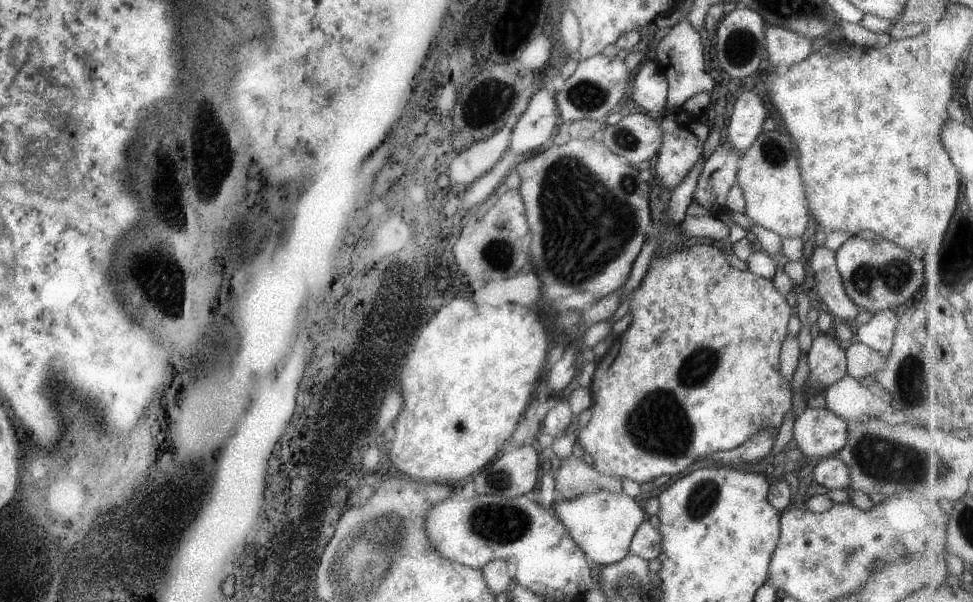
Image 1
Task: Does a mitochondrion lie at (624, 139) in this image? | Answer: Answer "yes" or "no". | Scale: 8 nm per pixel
yes

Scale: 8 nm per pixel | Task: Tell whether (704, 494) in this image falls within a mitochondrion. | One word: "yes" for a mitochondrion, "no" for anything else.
yes

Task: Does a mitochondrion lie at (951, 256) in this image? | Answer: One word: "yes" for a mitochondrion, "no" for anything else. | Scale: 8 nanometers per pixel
no

